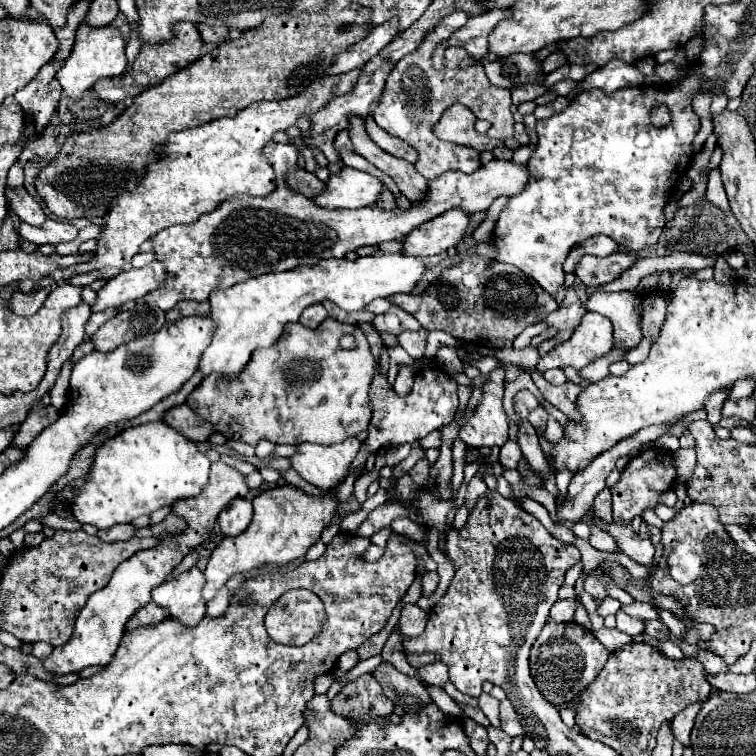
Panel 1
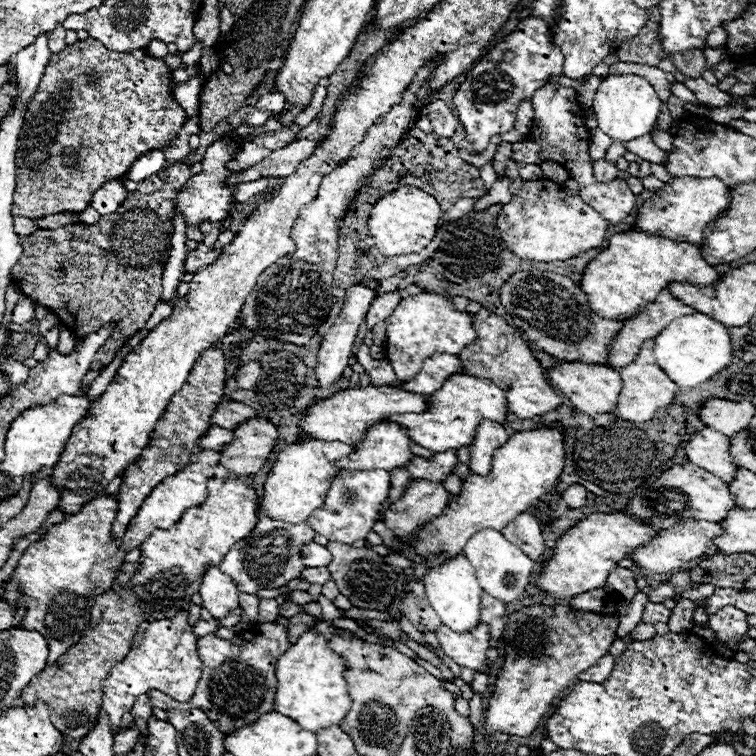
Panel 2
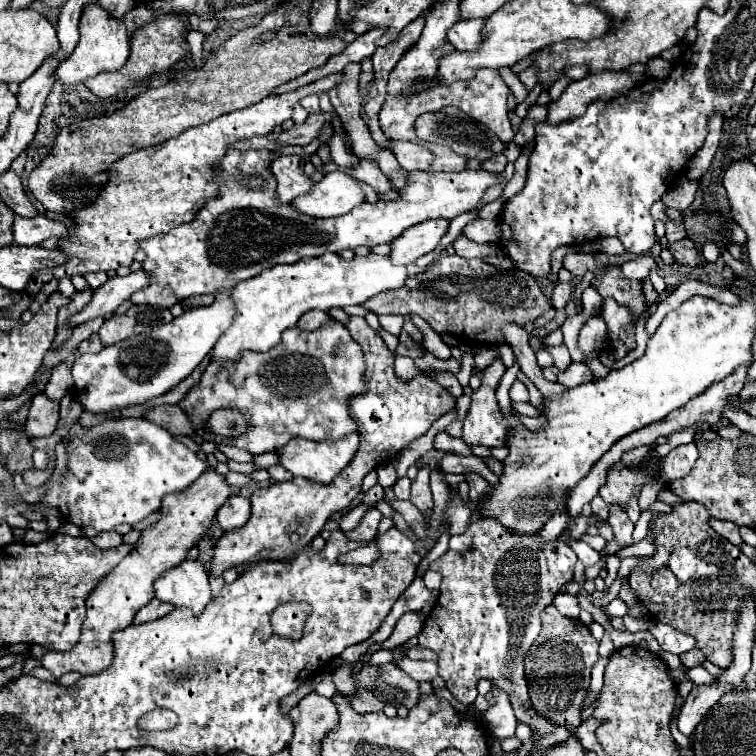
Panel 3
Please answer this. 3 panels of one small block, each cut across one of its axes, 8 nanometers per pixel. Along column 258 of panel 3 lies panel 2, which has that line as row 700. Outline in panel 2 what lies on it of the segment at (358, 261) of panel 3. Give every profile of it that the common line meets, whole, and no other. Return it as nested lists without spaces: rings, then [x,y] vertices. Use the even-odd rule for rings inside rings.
[[[318,622],[316,628],[310,628],[302,638],[282,654],[276,662],[276,696],[274,696],[274,712],[280,712],[302,728],[310,732],[318,732],[320,728],[336,726],[352,706],[348,696],[348,686],[344,680],[346,664],[340,656],[330,652],[326,640],[334,634],[336,628],[326,622]]]

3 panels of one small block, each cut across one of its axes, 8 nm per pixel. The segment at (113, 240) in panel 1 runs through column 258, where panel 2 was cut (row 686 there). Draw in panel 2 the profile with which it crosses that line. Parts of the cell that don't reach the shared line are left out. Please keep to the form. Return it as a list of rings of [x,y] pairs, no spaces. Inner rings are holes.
[[[178,612],[174,618],[144,622],[136,630],[130,652],[118,662],[110,676],[102,682],[102,710],[106,712],[110,726],[118,728],[122,714],[132,710],[134,700],[148,690],[160,690],[178,702],[188,702],[202,674],[202,662],[196,654],[196,636],[188,624],[188,612]]]

